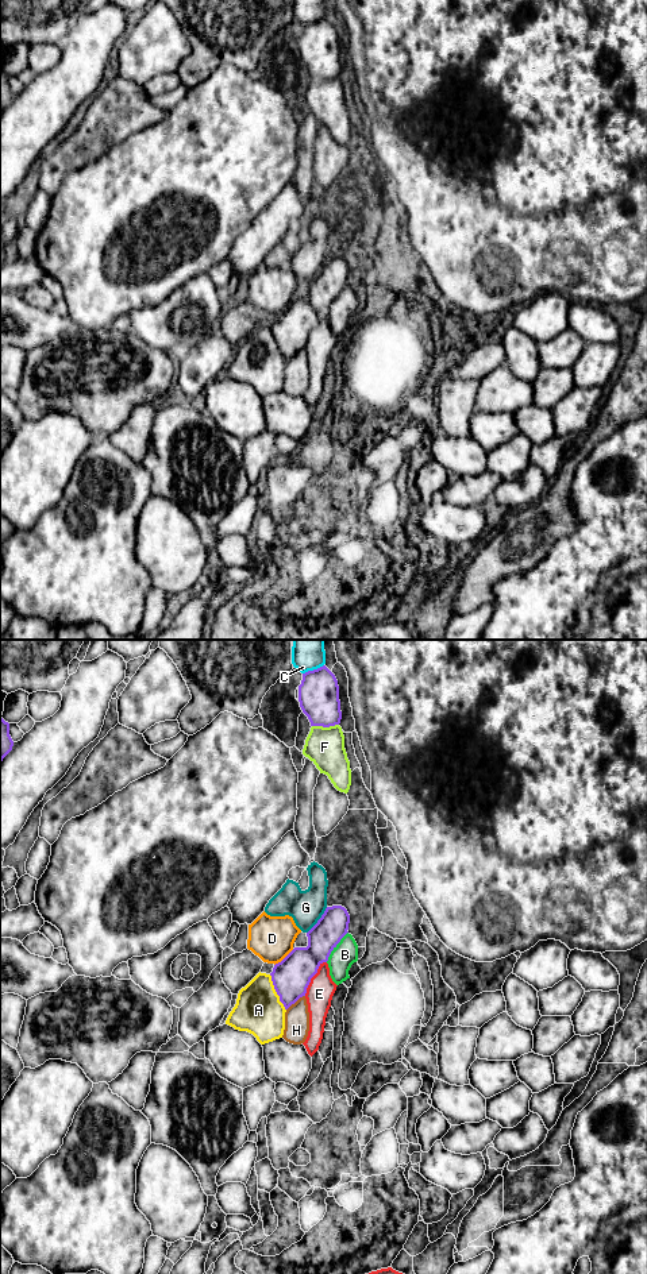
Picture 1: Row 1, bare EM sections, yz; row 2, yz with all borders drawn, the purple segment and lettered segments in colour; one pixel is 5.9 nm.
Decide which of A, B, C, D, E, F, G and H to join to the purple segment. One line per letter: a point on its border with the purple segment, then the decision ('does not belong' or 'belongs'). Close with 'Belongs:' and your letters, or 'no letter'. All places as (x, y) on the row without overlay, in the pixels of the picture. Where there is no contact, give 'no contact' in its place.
A: contact yz (276, 343); does not belong
B: contact yz (335, 298); belongs
C: contact yz (314, 22); does not belong
D: contact yz (285, 309); does not belong
E: contact yz (312, 328); does not belong
F: contact yz (324, 78); does not belong
G: contact yz (318, 273); does not belong
H: contact yz (295, 354); does not belong
Belongs: B

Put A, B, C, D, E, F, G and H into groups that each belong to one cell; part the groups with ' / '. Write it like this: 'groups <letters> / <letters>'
groups A / B / C D / E / F / G / H

